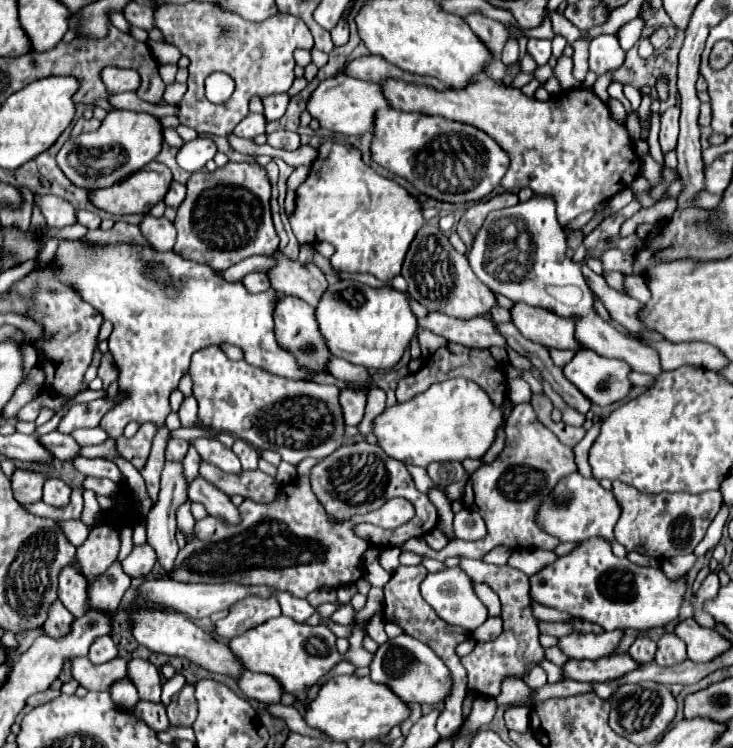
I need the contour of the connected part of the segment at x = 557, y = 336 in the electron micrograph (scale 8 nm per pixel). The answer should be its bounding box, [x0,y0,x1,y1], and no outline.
[512,302,582,350]

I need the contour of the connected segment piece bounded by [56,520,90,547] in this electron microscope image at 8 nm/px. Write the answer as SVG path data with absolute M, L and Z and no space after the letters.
M80 520L56 521L66 537L75 546L79 547L87 539L90 529Z

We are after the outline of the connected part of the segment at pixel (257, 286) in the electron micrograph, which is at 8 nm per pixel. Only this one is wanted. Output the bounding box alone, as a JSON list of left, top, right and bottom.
[242,272,270,292]

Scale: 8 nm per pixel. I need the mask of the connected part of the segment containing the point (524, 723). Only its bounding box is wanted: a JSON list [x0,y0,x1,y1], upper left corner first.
[504,706,530,732]

